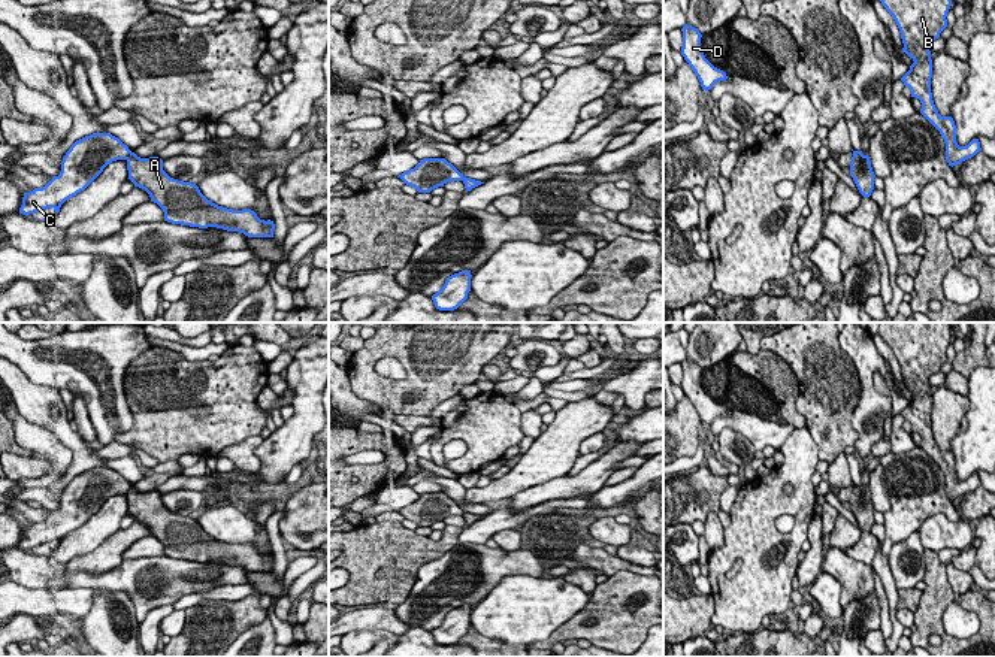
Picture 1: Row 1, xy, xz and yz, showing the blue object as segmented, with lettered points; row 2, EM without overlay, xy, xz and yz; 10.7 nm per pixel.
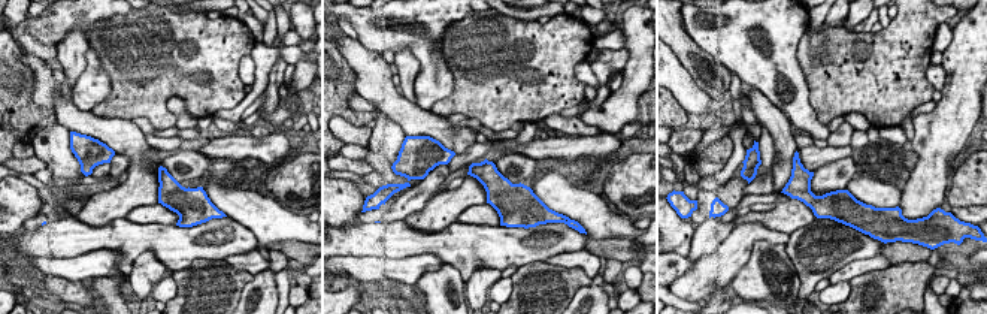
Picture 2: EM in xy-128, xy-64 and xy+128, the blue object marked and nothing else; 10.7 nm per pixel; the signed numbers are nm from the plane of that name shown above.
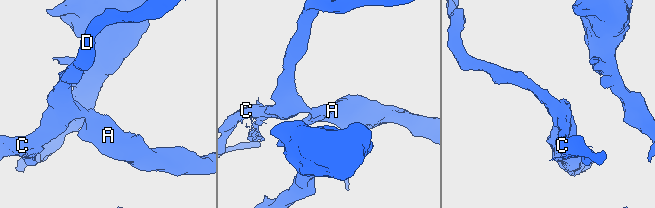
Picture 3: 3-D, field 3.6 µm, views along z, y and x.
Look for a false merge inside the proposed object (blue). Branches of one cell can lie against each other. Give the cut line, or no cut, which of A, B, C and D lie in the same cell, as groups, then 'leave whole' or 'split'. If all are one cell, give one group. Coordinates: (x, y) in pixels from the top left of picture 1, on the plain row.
xy (130, 486), (126, 493) | A / B C D | split

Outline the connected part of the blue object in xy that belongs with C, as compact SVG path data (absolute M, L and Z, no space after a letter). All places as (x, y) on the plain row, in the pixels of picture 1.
M93 467L76 475L63 491L60 509L54 511L42 523L34 523L30 527L24 527L19 548L30 549L48 542L52 542L58 548L61 539L70 532L84 526L108 499L117 494L127 494L130 487L131 485L128 484L128 481L111 467Z

